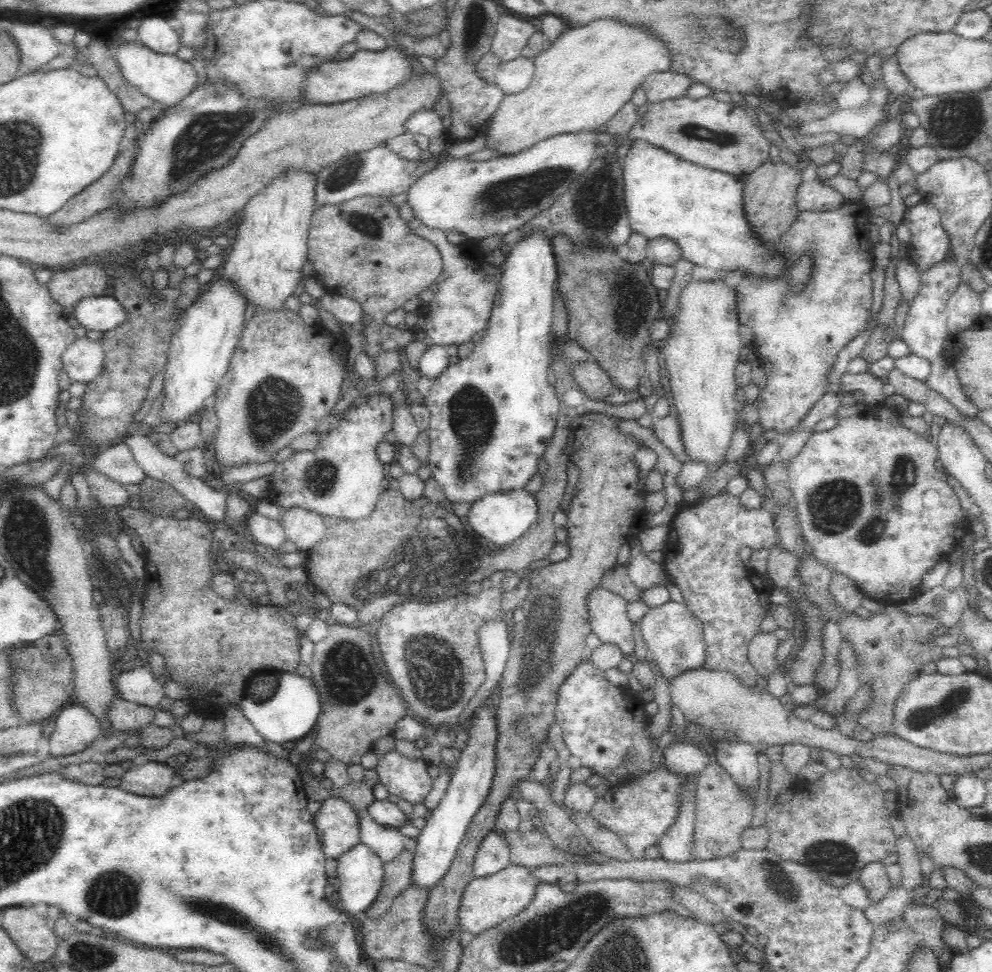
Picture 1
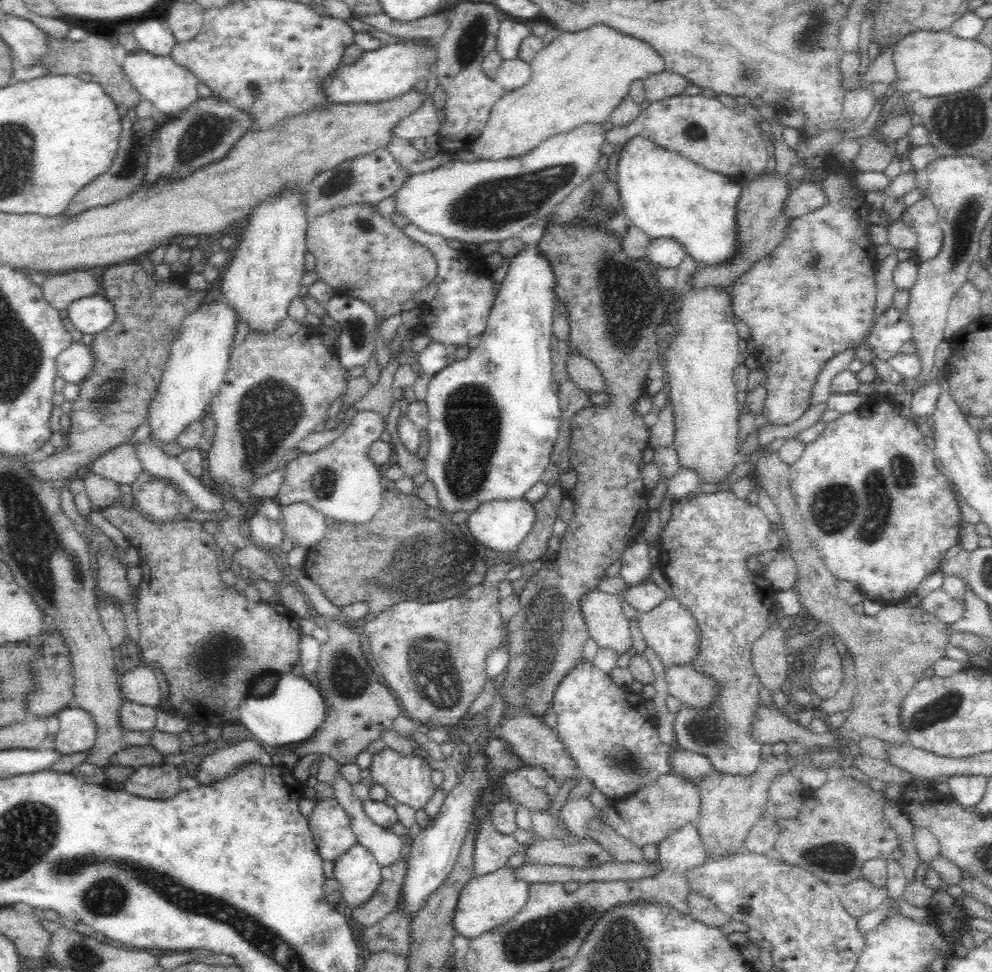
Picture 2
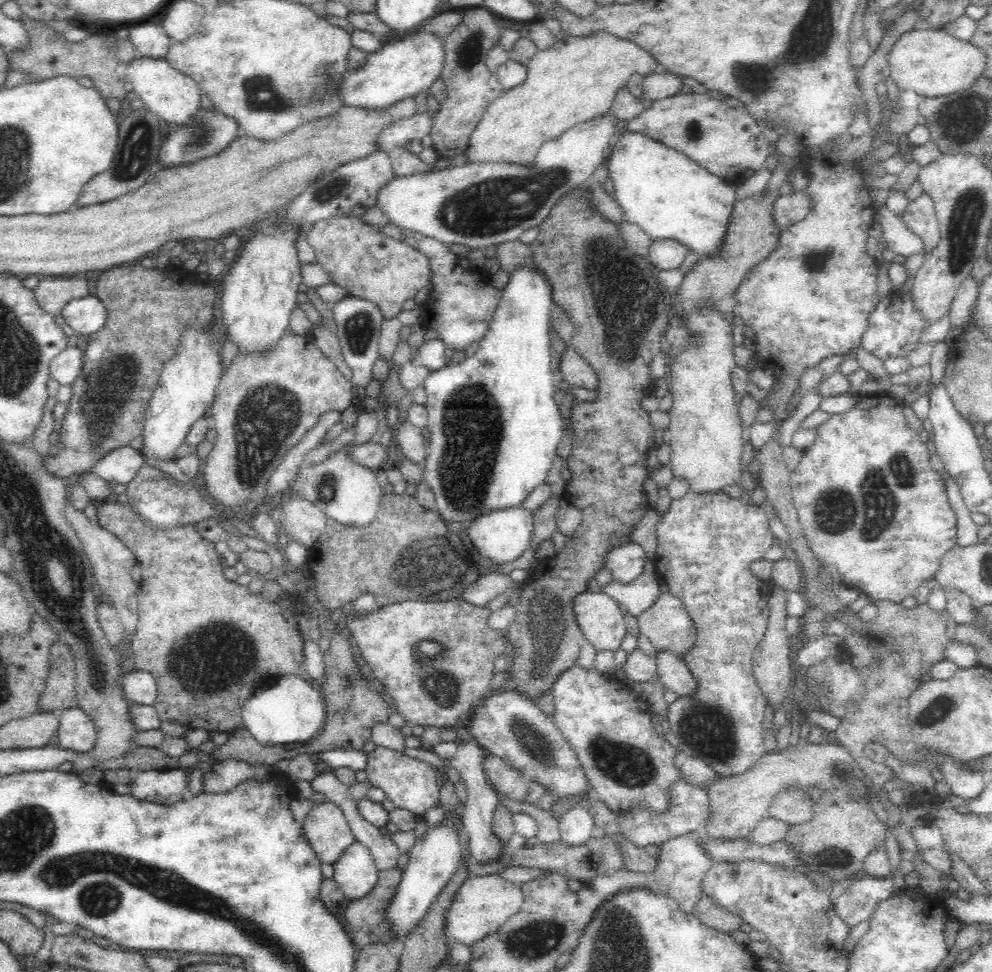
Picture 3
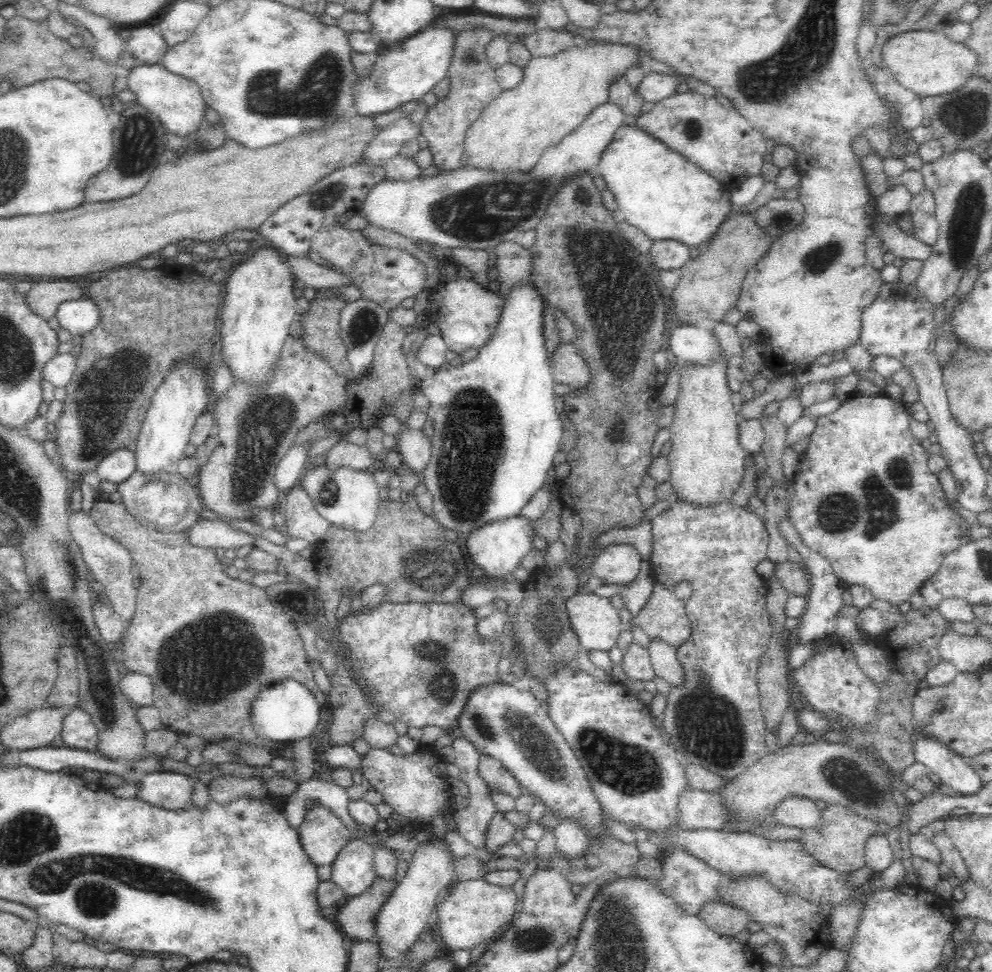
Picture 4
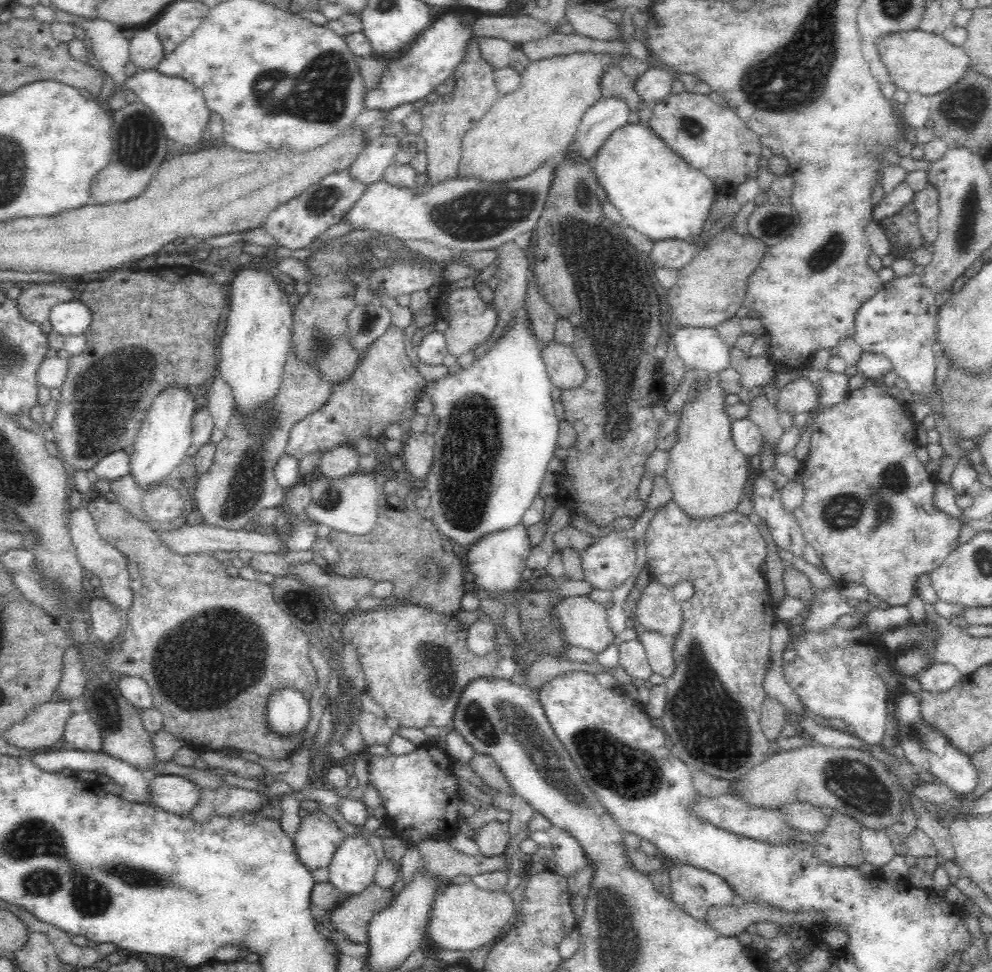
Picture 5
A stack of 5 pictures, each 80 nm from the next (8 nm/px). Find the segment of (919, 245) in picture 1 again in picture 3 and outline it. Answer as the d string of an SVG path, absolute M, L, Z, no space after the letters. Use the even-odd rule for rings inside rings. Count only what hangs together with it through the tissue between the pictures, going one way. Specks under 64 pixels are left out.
M924 192L911 200L901 217L908 229L923 240L926 254L934 250L940 242L940 233L932 197Z

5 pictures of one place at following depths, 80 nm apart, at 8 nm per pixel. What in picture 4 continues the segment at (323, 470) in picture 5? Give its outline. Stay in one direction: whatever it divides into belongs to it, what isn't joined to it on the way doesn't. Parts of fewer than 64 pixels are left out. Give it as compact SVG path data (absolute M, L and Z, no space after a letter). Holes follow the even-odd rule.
M341 438L325 454L322 463L331 471L338 467L351 467L354 470L364 471L373 470L376 466L382 465L382 458L383 454L379 460L374 460L368 453L366 445L357 445Z

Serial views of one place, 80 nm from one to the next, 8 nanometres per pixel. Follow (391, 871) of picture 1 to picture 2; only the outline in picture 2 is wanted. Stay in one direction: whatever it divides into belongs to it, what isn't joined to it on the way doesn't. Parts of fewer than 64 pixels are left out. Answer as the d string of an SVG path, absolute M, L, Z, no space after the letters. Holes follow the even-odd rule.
M398 859L394 864L381 867L381 881L374 894L364 905L351 909L352 920L361 928L371 927L374 923L387 917L399 902L407 862Z

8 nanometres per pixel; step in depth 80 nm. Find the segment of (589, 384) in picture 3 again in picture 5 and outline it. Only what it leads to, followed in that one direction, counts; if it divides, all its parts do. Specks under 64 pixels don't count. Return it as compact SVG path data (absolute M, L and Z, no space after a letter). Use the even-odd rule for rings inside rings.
M550 340L541 346L541 355L552 388L575 389L585 381L584 365L574 355L572 346Z

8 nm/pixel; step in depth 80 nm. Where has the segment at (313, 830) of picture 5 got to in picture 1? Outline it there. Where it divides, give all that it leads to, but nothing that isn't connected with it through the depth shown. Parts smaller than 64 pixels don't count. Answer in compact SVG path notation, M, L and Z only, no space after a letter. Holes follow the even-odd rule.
M327 798L315 817L326 858L337 859L360 843L360 817L346 800Z

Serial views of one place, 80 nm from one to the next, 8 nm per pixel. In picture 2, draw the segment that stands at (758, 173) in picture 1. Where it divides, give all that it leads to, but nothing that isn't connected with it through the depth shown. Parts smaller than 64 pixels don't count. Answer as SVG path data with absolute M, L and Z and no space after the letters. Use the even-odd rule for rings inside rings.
M776 176L756 178L741 190L737 204L737 238L740 239L736 256L732 261L708 268L698 267L685 289L698 290L699 287L720 287L724 290L733 284L762 257L768 256L786 236L789 219L785 218L785 200L788 197L788 182Z

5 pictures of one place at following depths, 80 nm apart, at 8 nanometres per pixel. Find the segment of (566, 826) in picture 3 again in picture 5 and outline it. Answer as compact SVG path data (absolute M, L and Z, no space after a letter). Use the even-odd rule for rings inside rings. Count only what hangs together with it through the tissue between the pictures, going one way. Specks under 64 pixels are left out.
M558 829L558 836L553 839L554 868L551 870L568 880L581 871L586 864L586 855L582 847L570 833Z

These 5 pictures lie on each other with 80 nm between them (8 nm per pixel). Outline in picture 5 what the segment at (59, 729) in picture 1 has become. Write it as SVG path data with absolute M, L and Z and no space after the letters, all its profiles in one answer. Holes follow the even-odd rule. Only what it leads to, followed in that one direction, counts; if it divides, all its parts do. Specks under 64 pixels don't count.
M73 712L70 718L67 718L63 739L72 749L90 752L102 751L101 730L88 712Z

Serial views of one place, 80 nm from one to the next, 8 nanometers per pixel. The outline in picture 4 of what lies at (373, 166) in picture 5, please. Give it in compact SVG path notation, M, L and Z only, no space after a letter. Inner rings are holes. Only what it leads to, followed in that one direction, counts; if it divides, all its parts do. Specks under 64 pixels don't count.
M405 116L387 129L382 129L375 134L366 147L365 156L360 163L385 167L388 160L399 155L406 140L418 135L420 135L420 126L408 121Z

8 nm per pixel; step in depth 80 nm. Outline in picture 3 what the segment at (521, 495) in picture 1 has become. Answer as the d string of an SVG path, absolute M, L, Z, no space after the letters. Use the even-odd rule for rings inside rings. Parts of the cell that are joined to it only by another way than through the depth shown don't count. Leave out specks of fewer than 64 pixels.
M515 506L510 510L490 511L474 518L474 522L466 527L466 532L478 555L492 561L493 568L504 566L519 559L532 547L533 514L523 506Z

